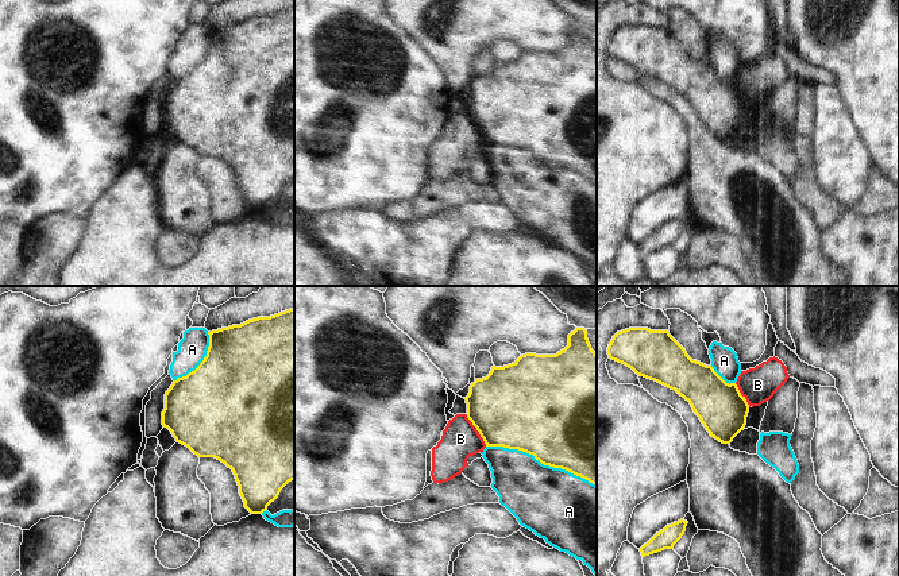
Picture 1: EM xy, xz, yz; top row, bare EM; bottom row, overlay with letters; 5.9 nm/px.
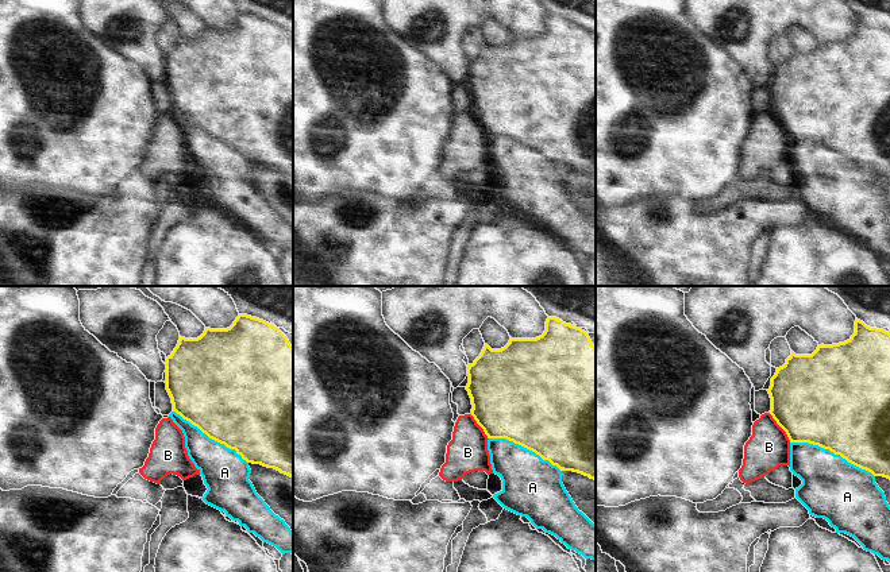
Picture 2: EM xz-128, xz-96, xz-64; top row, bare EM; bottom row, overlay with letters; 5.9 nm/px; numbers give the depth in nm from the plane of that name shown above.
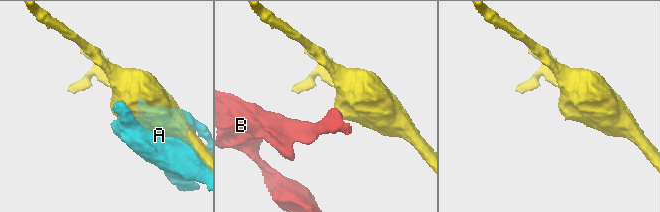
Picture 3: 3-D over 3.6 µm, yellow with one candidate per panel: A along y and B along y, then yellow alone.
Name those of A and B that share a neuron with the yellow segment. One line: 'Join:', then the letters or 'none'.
Join: none

